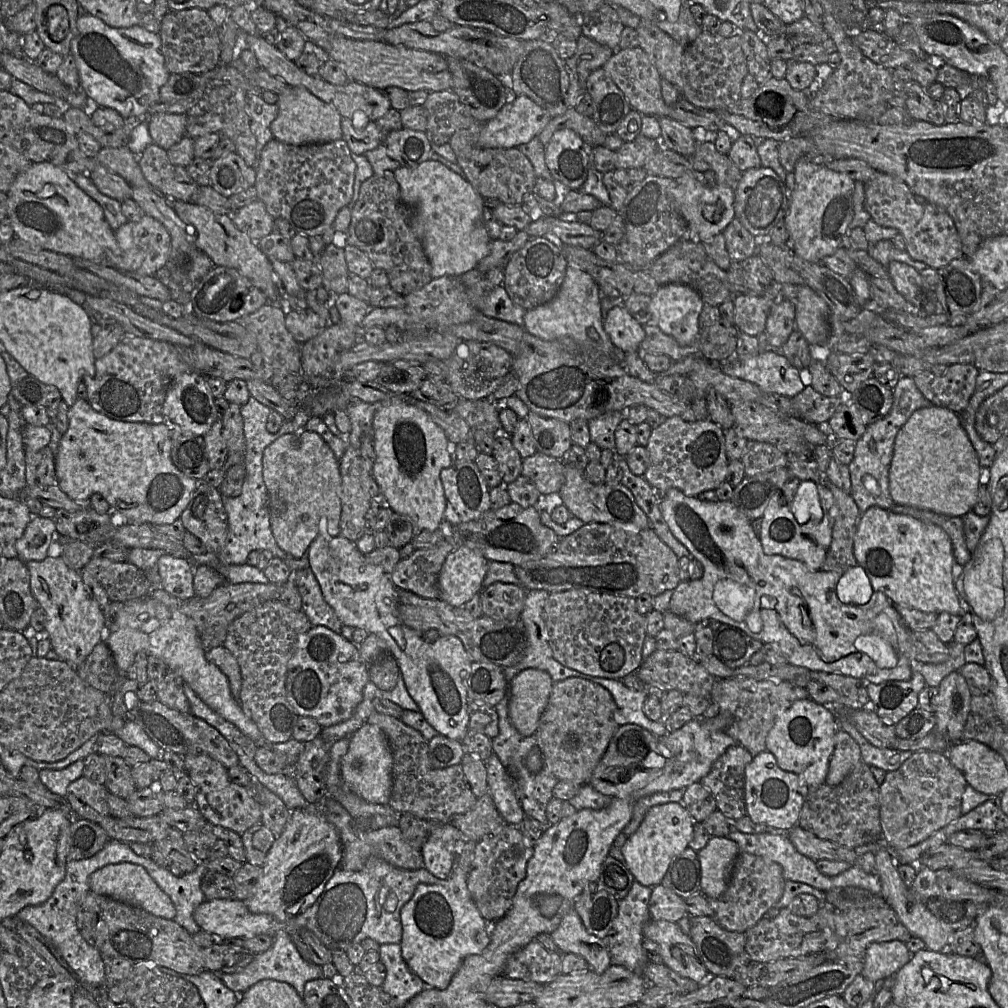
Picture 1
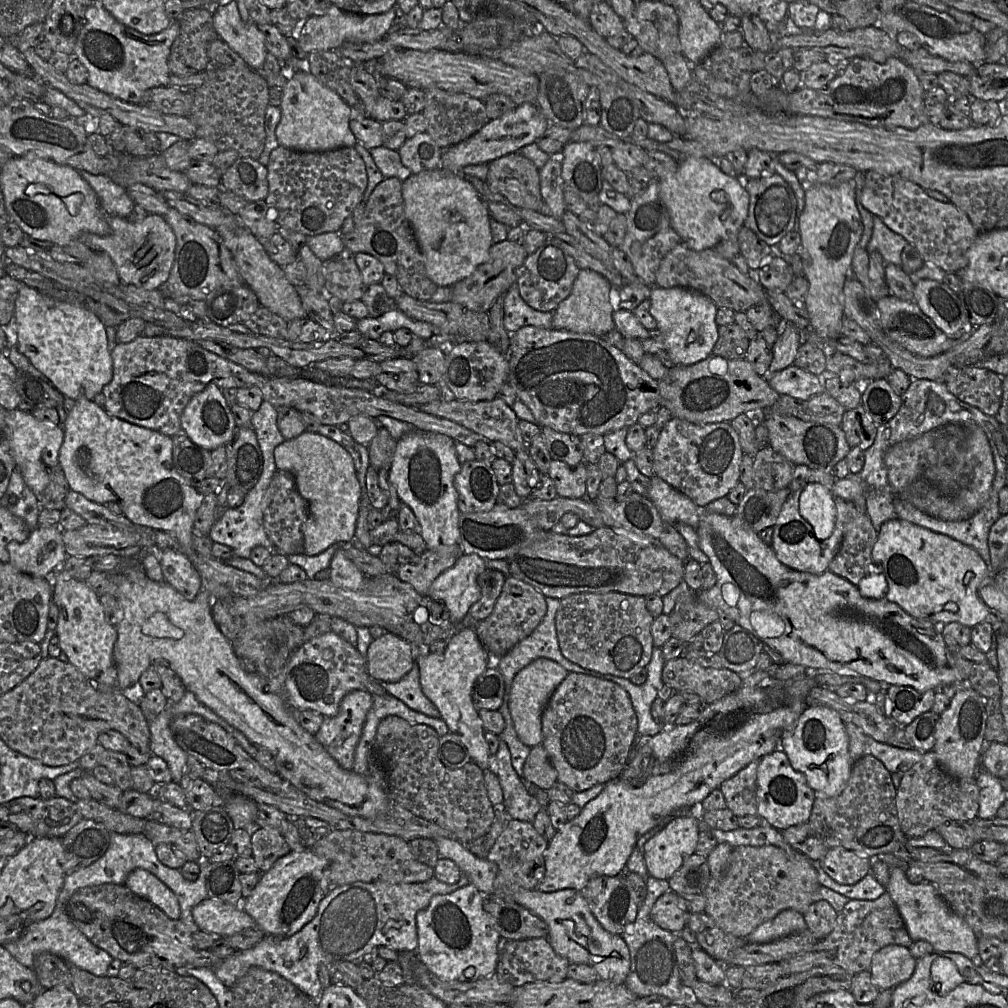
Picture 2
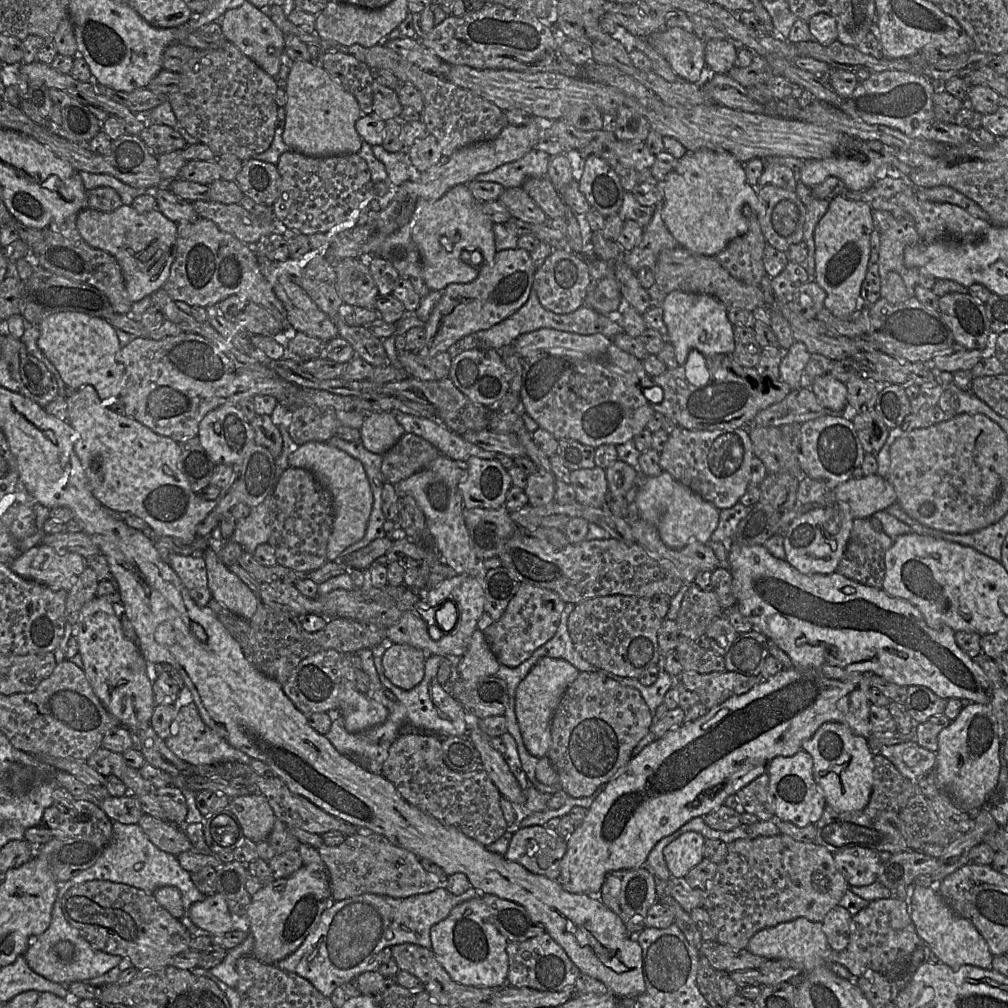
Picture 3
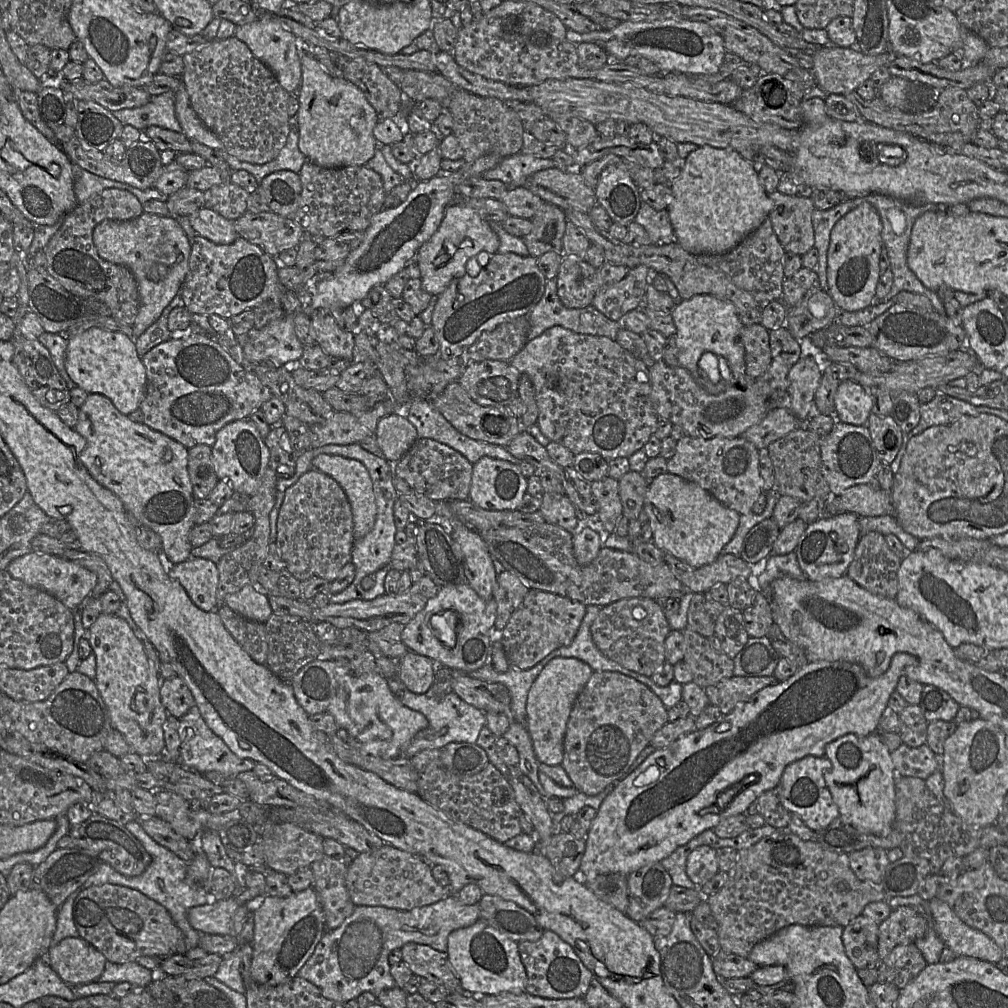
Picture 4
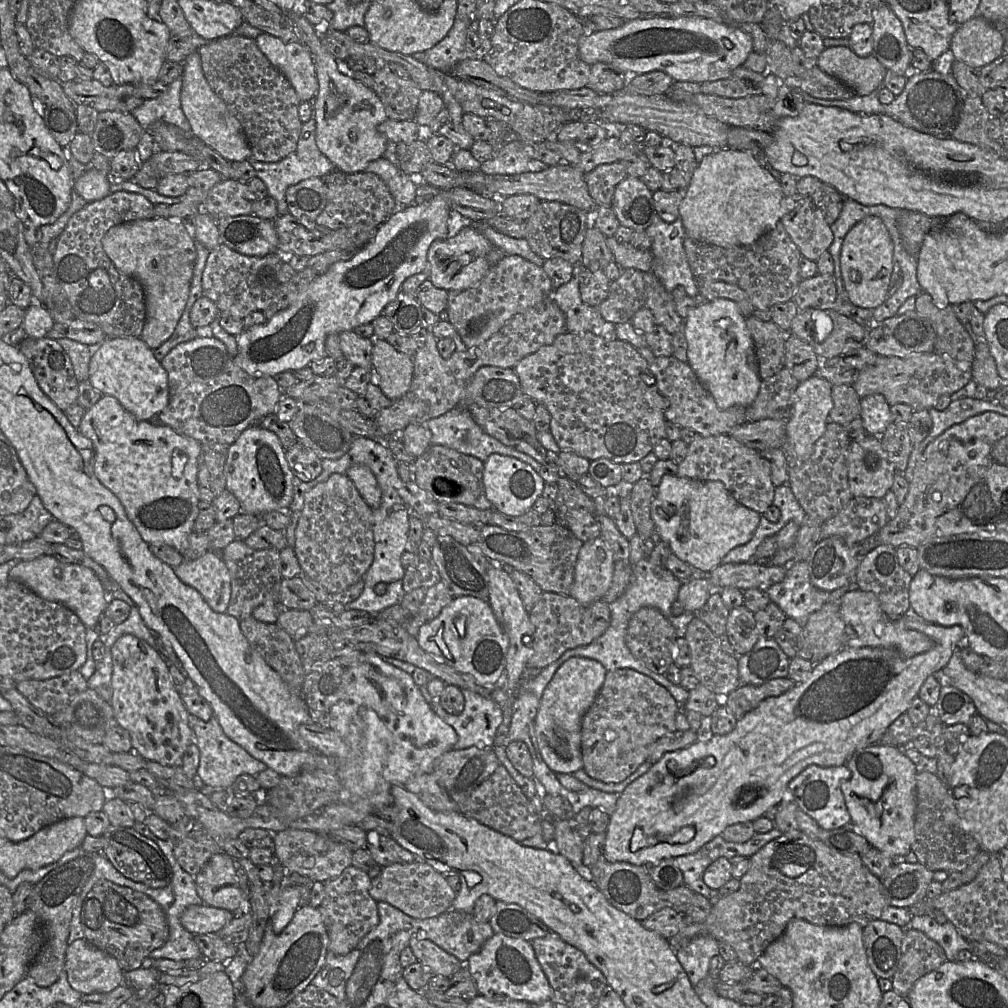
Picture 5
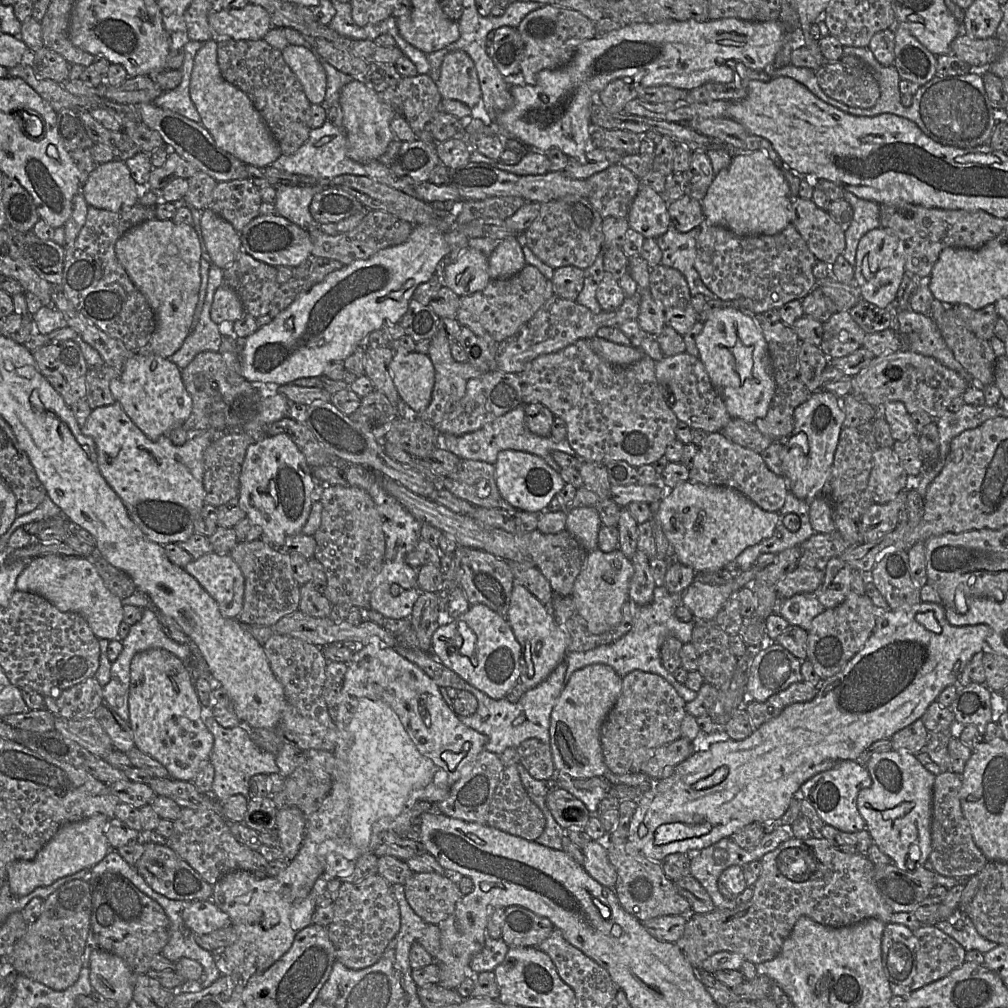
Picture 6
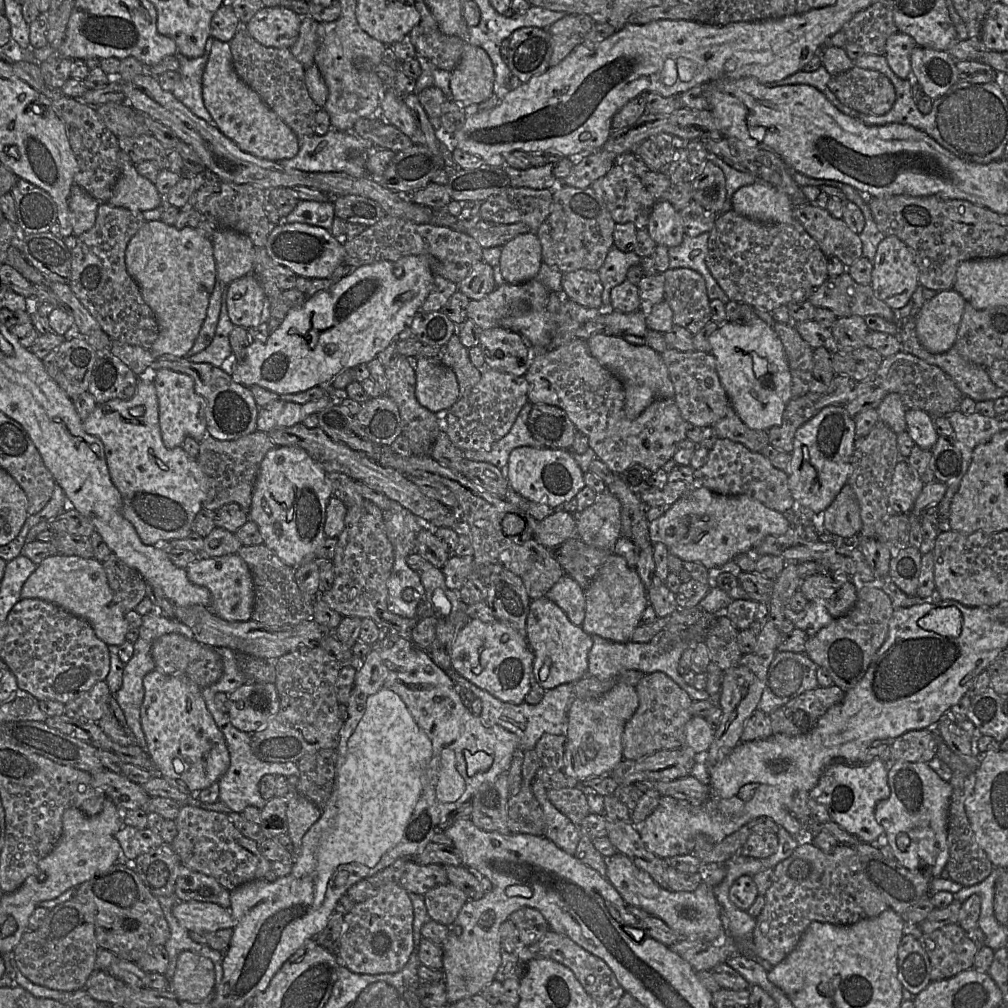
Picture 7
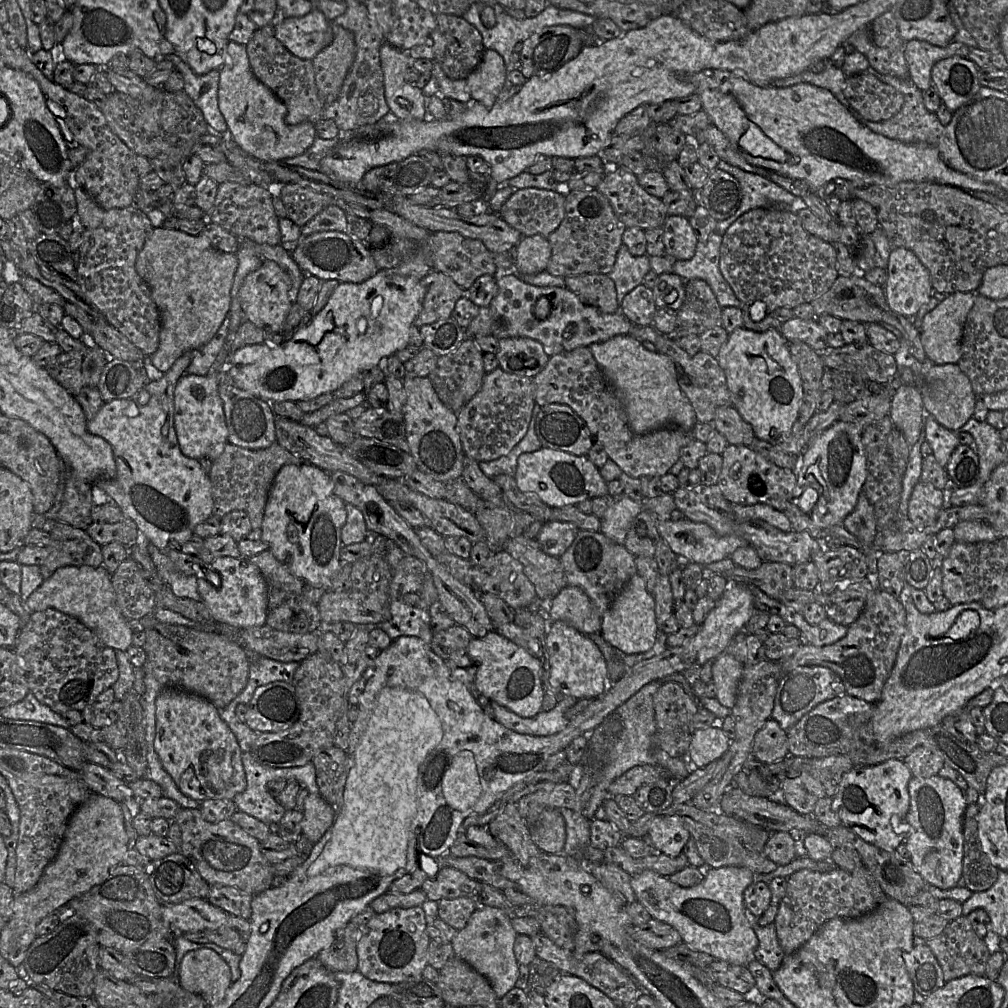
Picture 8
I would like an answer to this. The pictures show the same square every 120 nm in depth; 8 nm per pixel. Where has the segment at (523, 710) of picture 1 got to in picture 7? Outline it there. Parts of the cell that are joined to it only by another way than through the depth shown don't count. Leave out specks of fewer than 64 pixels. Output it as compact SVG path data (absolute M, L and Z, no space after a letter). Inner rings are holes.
M618 682L598 699L574 699L567 713L564 768L566 776L584 781L593 777L610 775L622 762L622 735L624 726L639 705L634 687Z

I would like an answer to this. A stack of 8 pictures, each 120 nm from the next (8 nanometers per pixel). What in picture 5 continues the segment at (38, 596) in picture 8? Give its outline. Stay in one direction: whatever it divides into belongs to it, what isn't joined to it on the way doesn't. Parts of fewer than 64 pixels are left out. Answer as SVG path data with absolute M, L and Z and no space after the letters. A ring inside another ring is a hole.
M53 555L21 561L10 570L9 579L21 582L45 600L66 606L79 617L87 629L97 629L110 600L93 570L78 564L63 563Z

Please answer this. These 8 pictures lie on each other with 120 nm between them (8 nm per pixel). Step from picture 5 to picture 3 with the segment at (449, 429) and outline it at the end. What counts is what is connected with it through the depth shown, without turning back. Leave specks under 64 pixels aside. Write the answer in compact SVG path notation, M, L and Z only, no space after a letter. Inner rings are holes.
M393 412L397 422L406 433L417 435L435 446L442 455L457 462L465 463L470 457L495 459L497 453L484 450L464 440L460 435L449 430L435 416L426 418L402 412Z

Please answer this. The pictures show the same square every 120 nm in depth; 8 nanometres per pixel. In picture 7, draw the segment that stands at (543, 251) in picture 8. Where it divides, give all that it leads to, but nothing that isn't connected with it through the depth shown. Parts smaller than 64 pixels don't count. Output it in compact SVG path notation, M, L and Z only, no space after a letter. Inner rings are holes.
M528 232L501 247L497 274L503 282L520 284L536 278L542 263L541 243L535 233Z

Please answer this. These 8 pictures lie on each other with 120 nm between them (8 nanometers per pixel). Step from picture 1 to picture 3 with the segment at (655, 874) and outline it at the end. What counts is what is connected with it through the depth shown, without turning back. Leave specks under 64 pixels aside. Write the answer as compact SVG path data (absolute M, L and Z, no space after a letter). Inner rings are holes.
M689 831L664 848L663 856L671 879L683 880L685 875L704 859L704 841L701 834Z

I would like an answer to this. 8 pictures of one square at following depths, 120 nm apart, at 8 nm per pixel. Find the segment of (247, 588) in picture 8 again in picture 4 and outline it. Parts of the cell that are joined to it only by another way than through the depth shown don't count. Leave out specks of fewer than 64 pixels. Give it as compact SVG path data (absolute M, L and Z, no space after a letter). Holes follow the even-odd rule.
M191 557L168 565L169 576L179 582L192 602L201 610L216 611L219 571L216 563L205 558Z

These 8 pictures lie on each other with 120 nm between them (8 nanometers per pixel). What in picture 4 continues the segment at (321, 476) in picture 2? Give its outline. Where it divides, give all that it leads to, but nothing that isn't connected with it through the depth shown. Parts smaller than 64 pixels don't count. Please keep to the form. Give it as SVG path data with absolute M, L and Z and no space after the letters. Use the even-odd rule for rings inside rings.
M319 454L312 467L332 477L344 490L353 516L353 537L363 538L371 529L376 515L372 481L364 464L340 455Z

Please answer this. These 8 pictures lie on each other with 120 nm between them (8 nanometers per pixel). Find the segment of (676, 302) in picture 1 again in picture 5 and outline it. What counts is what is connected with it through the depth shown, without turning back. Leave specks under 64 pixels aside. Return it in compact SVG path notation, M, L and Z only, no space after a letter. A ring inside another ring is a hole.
M729 299L707 300L688 312L684 324L687 340L687 363L713 396L717 406L720 409L733 406L748 407L757 397L762 379L757 371L754 342L747 328L746 318L740 312L738 305Z

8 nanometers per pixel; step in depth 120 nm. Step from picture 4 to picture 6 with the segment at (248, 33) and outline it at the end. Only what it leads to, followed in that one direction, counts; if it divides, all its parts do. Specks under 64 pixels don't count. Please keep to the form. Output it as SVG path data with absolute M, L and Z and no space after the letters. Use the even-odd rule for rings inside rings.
M289 44L282 55L297 76L311 104L322 105L327 93L327 74L321 59L304 45Z

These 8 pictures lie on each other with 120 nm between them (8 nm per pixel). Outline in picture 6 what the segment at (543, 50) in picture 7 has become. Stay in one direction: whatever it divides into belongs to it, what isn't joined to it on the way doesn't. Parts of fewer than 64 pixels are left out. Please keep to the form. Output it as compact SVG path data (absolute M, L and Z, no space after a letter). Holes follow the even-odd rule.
M502 26L488 36L488 54L501 74L520 81L524 45L517 28Z

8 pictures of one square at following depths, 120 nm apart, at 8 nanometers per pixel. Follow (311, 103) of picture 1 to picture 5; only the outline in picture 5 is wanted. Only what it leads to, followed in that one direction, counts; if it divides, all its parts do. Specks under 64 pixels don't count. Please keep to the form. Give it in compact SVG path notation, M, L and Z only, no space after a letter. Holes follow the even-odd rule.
M299 12L293 13L293 26L301 38L301 44L311 53L316 67L319 88L312 101L316 123L316 143L320 151L343 173L359 173L367 166L383 157L387 143L390 142L382 132L382 125L388 119L384 105L377 94L363 83L339 71L337 59L322 44L320 29Z

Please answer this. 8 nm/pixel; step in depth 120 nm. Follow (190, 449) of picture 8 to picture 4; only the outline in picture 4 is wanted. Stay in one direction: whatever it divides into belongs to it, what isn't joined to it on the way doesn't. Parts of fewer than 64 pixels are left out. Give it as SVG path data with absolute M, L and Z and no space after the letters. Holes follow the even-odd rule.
M94 327L67 339L65 367L79 388L89 394L104 395L124 415L139 409L145 397L147 377L132 337L120 331Z

